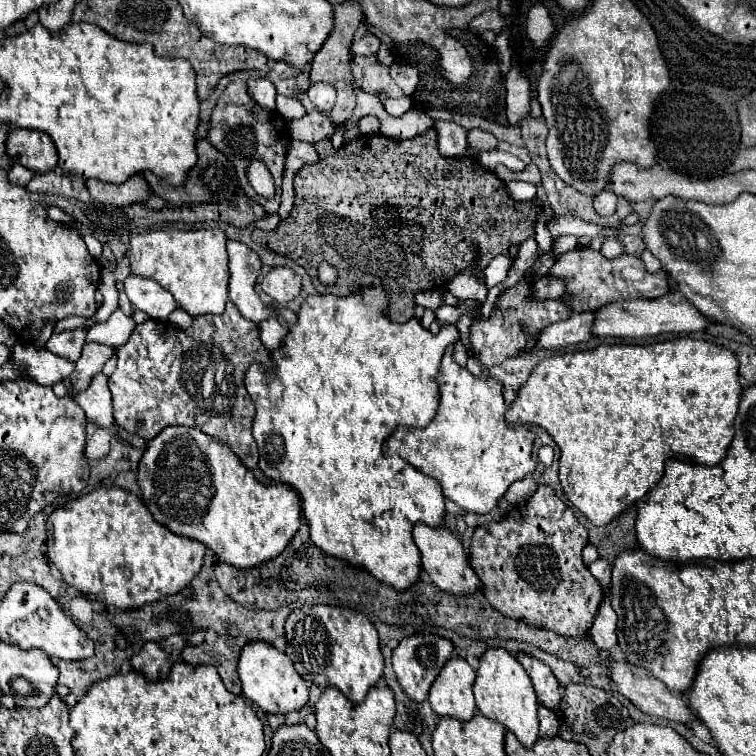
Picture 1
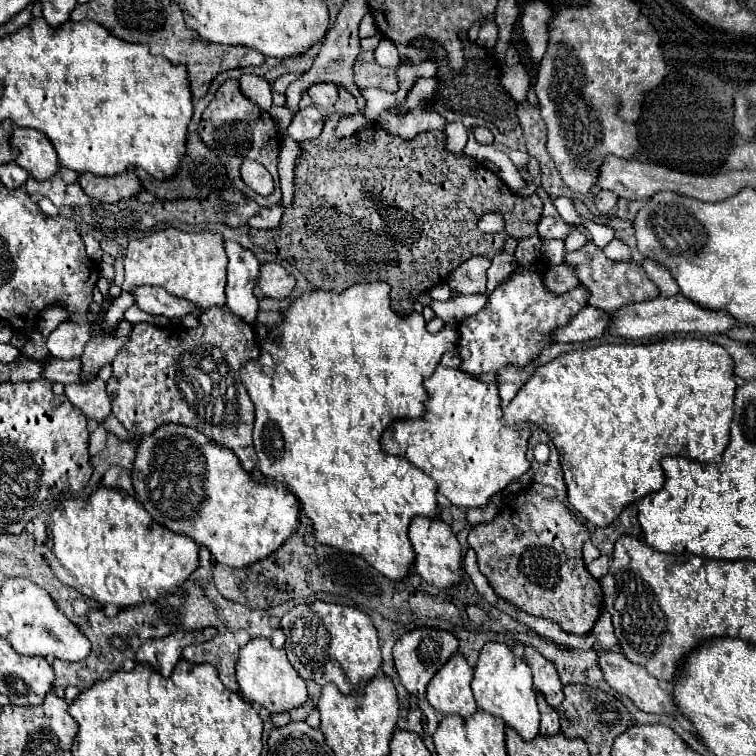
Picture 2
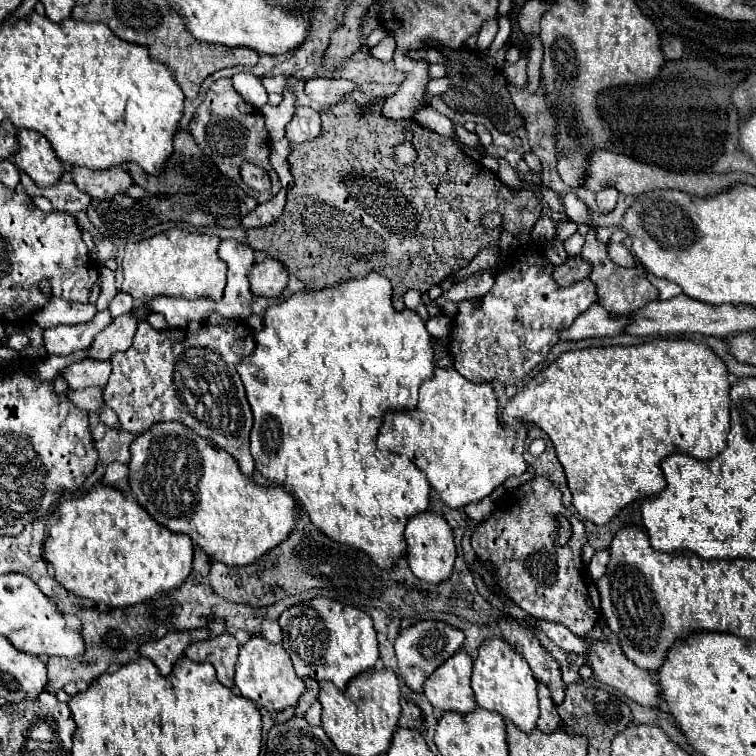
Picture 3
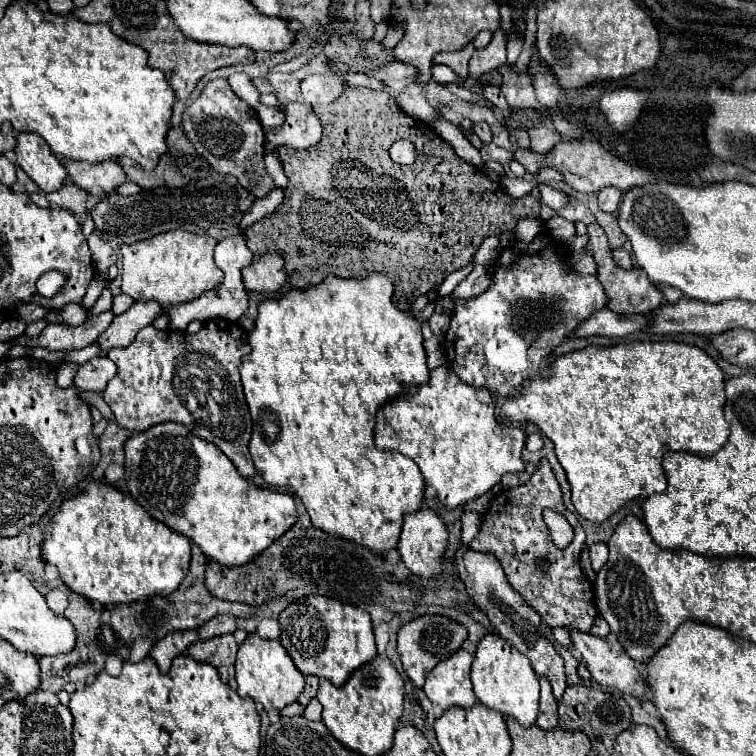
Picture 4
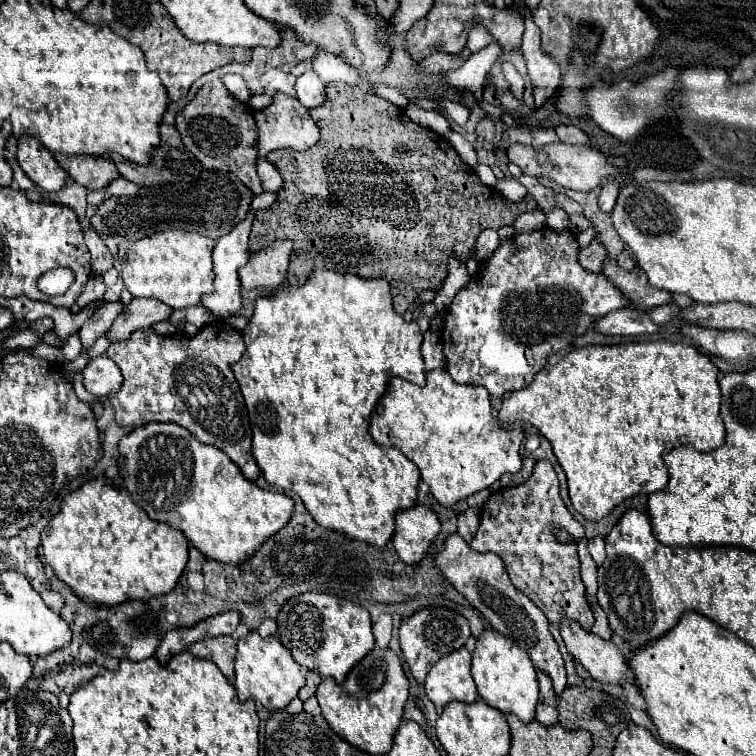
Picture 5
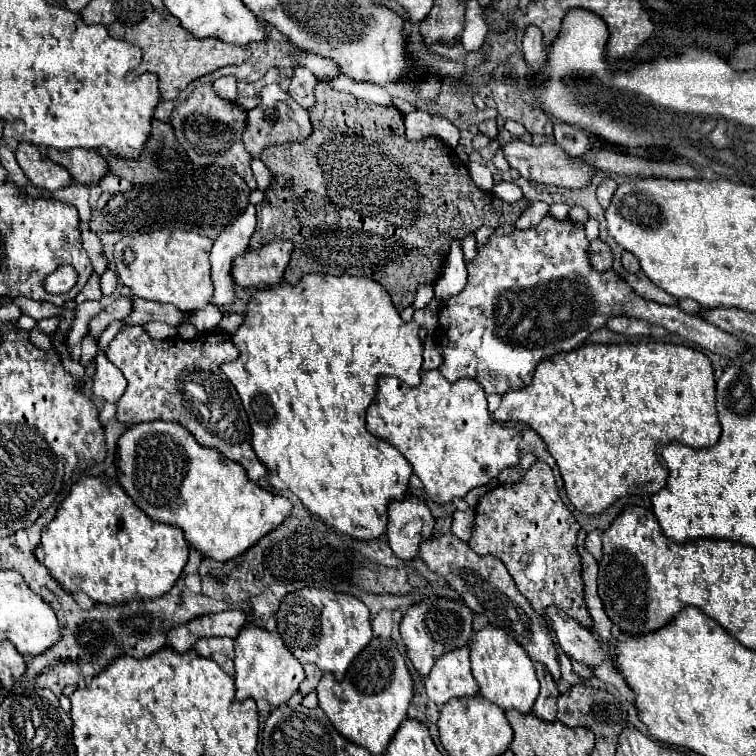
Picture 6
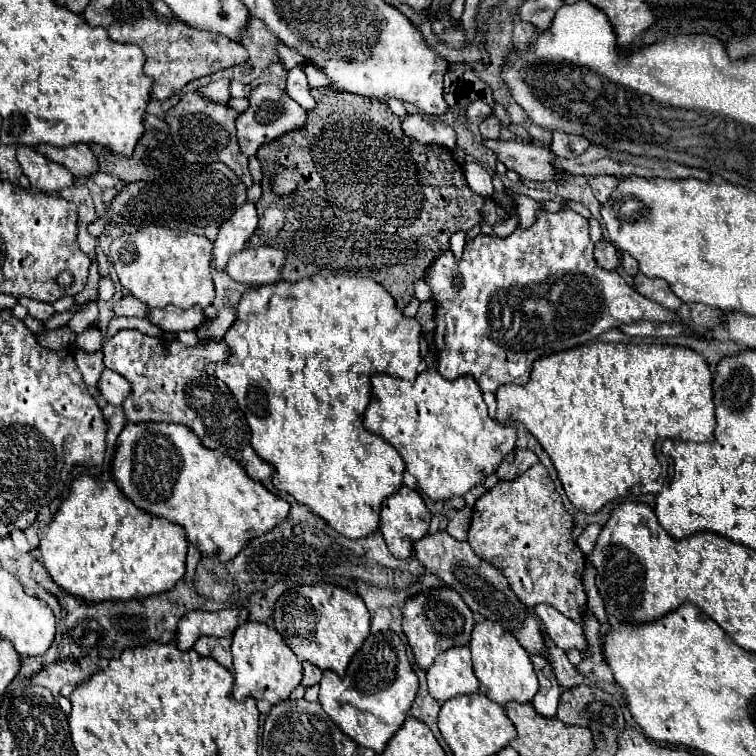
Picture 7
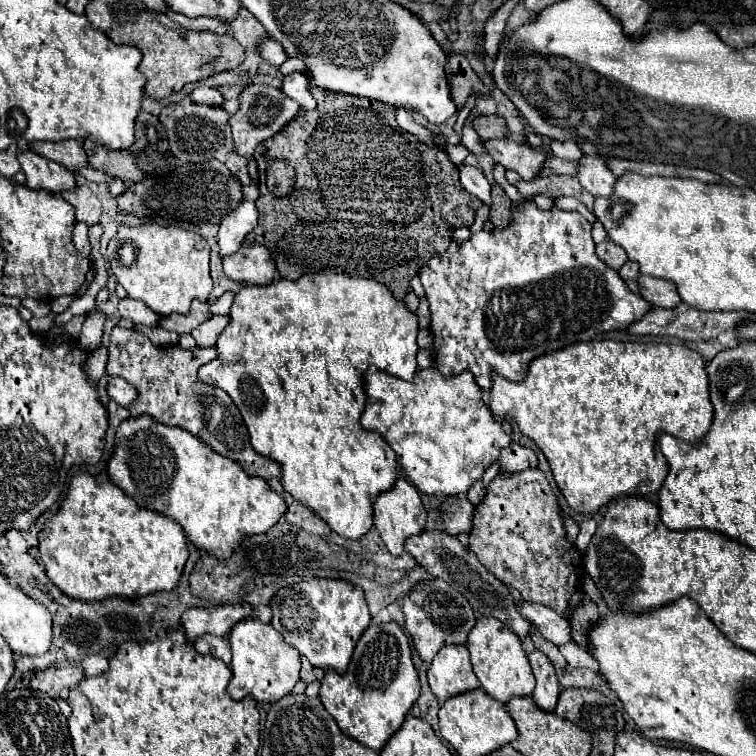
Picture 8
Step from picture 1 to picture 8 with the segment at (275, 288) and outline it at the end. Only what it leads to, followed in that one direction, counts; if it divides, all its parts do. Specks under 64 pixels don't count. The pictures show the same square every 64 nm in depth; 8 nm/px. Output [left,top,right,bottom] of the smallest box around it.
[222,246,276,284]

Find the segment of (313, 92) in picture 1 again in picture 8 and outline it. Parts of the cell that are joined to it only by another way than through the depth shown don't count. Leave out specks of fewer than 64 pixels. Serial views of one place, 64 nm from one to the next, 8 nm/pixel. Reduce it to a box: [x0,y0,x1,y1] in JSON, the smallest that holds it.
[282,72,316,110]

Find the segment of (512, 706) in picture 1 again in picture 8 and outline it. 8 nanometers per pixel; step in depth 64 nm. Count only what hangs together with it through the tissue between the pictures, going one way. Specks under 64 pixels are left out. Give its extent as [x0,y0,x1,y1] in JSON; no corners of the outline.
[466,616,536,702]

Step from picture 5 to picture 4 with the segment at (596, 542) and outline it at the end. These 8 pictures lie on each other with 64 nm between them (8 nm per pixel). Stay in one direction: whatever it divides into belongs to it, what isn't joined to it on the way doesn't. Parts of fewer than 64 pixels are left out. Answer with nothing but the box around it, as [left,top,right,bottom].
[590,542,608,572]

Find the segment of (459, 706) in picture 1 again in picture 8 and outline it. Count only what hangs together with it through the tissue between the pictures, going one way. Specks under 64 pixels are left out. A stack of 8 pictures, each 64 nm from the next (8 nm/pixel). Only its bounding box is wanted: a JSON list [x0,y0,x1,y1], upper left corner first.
[428,644,478,702]

